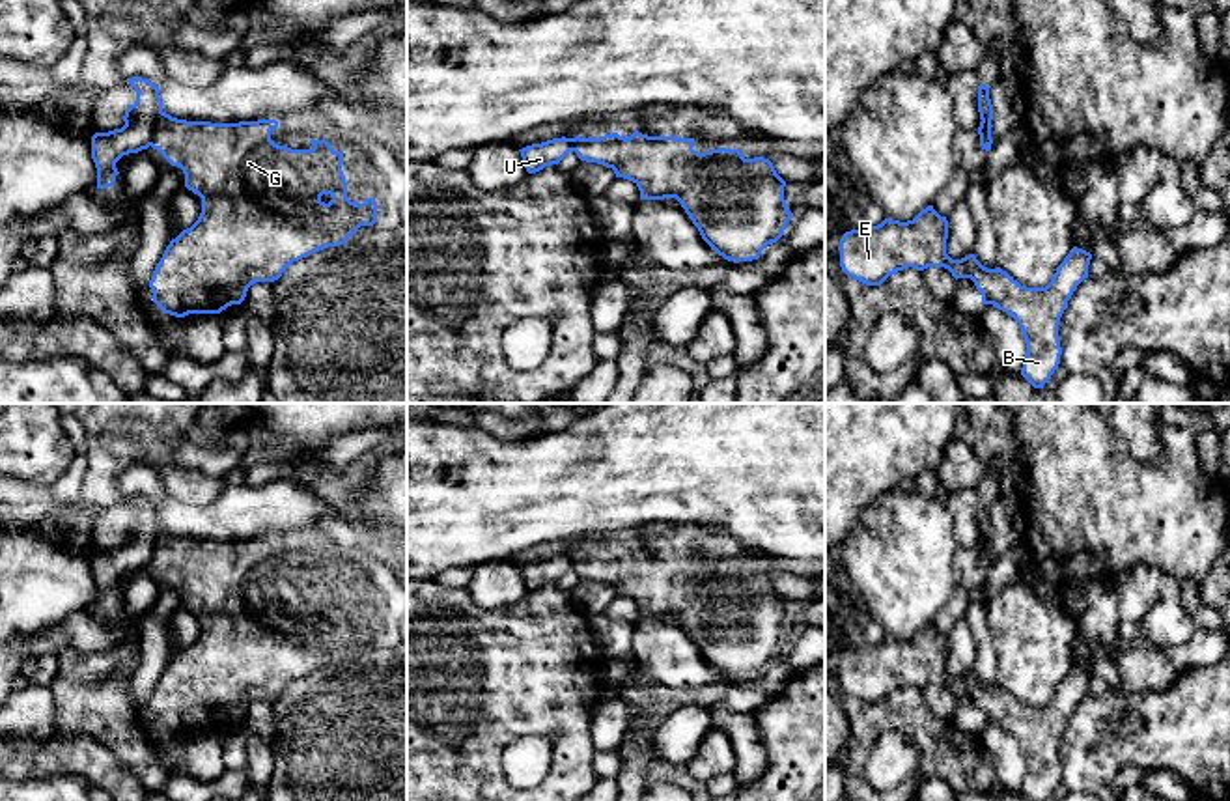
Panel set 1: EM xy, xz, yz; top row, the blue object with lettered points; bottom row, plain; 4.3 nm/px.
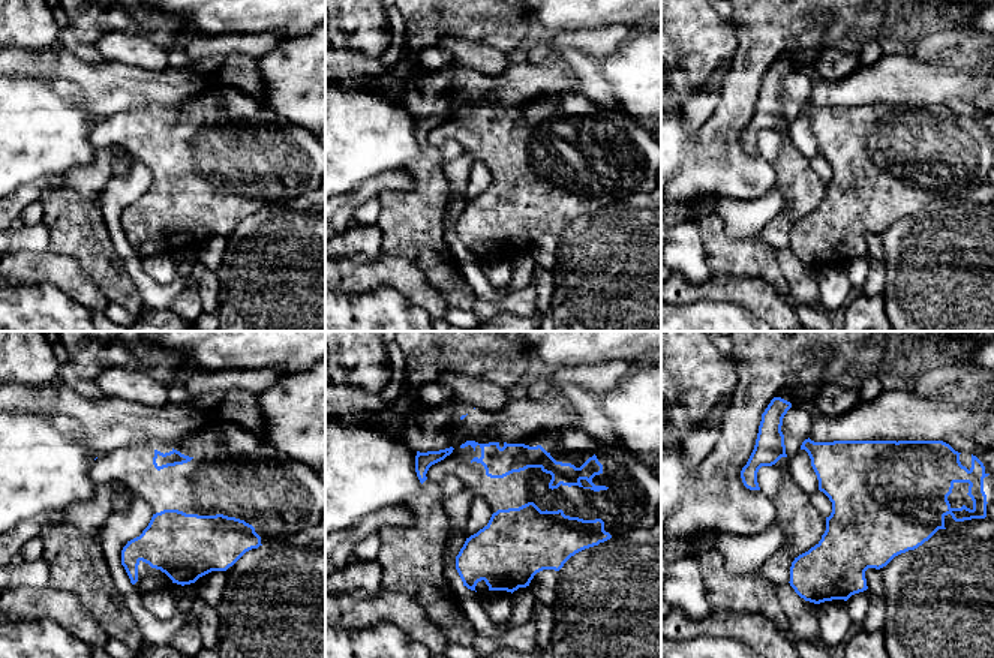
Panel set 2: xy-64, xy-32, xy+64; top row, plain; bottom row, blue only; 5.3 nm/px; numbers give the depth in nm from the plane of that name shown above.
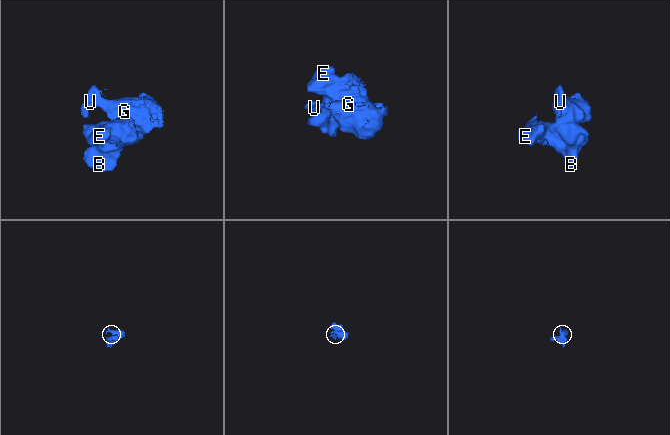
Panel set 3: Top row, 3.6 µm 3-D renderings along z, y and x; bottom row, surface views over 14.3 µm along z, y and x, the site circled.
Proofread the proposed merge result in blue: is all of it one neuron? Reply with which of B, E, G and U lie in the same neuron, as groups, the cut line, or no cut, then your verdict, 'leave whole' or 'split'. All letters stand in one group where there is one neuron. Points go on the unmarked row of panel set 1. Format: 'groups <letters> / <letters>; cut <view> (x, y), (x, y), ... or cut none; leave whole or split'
groups B E G / U; cut xy (161, 529), (150, 562); split

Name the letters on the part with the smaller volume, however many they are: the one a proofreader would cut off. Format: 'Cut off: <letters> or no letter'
Cut off: U

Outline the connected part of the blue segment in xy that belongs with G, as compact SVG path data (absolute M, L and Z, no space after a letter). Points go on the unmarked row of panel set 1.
M159 532L151 566L172 584L179 584L185 592L185 605L202 616L198 639L170 659L149 698L153 721L162 732L175 736L220 732L231 723L241 723L252 702L274 700L293 680L345 663L360 644L377 640L379 625L373 616L366 616L364 622L347 616L342 590L343 569L334 569L325 556L310 558L312 568L278 564L271 558L276 545L276 538L211 541Z

